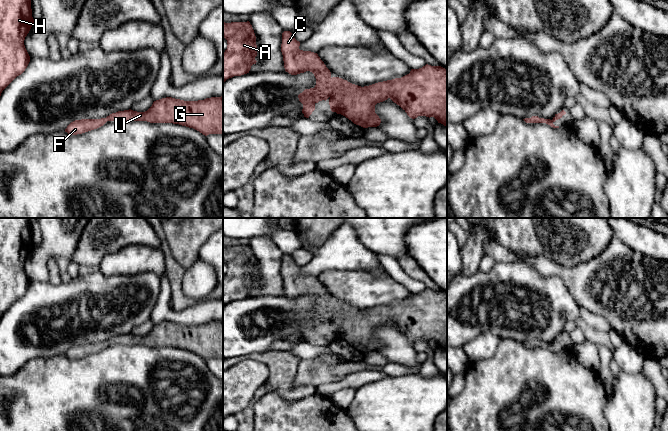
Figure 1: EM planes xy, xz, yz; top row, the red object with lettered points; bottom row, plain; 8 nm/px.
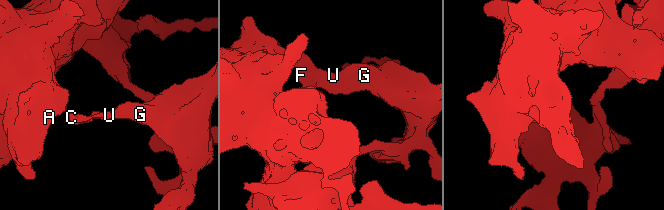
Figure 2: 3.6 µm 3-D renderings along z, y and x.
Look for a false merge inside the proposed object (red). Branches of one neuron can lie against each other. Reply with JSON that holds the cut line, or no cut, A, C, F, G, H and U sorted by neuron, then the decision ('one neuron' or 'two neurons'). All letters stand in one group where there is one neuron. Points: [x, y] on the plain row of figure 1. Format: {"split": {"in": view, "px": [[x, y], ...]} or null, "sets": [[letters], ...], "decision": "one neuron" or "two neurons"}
{"split": null, "sets": [["A", "C", "F", "G", "H", "U"]], "decision": "one neuron"}

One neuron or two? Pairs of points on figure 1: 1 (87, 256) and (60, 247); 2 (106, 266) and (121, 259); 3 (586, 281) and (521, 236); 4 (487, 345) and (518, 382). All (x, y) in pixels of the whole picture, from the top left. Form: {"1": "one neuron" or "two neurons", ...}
{"1": "two neurons", "2": "one neuron", "3": "two neurons", "4": "two neurons"}

